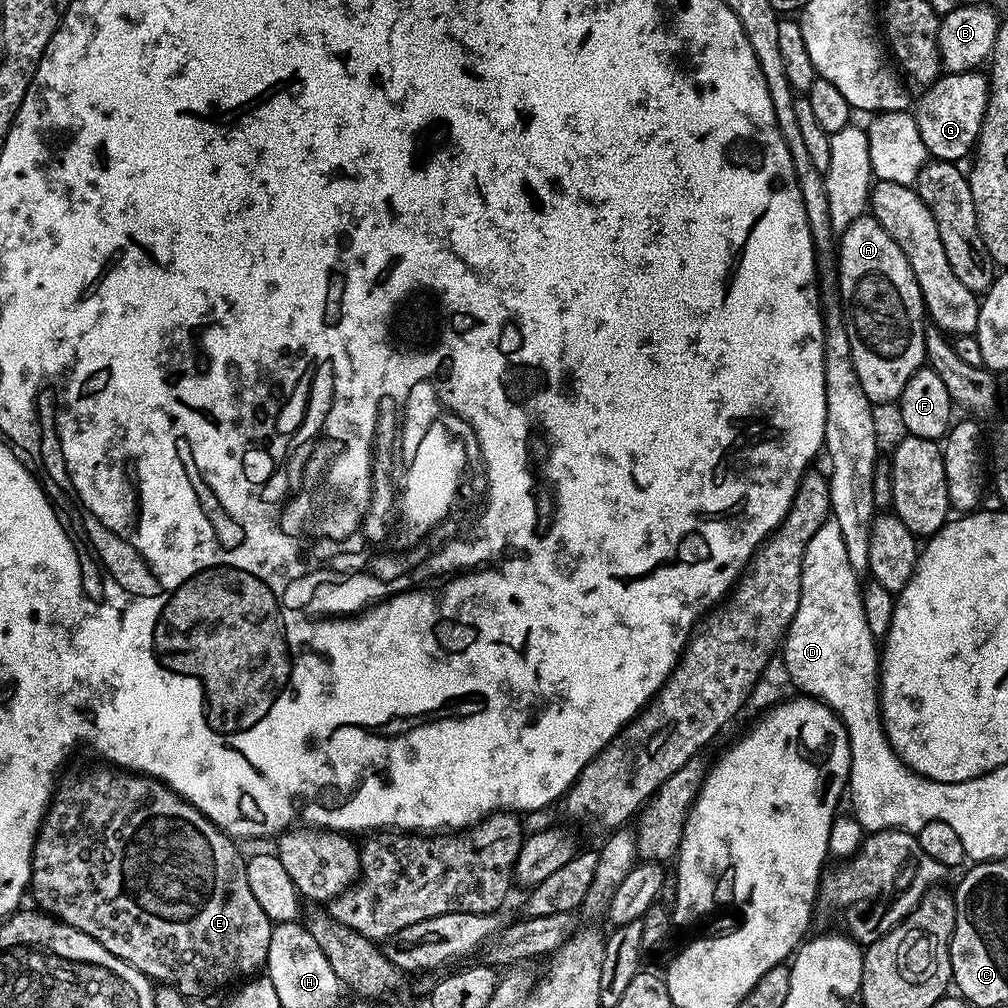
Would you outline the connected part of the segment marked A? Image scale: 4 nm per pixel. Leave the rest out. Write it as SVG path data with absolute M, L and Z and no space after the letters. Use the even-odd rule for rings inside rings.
M865 214L850 222L850 226L839 233L838 280L839 276L838 303L848 331L848 341L858 382L862 382L862 390L866 398L874 406L888 404L891 400L892 403L899 401L906 382L910 382L914 373L926 364L924 355L926 313L920 287L914 278L914 270L910 270L910 262L906 254L902 254L898 242L894 242L894 238L886 234L886 230L871 214Z

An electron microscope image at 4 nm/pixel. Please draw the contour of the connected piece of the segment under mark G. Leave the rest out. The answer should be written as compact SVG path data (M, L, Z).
M945 71L935 83L923 89L924 97L914 104L914 115L922 146L926 146L932 160L963 161L963 156L973 151L980 138L982 122L988 109L990 80L983 71Z

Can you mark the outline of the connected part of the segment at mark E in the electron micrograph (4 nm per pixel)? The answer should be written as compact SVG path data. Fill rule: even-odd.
M100 766L93 776L84 776L81 780L72 780L69 784L61 783L54 793L54 799L48 814L40 825L40 833L36 836L36 845L32 851L32 882L30 896L37 900L39 907L47 915L55 916L71 928L94 938L110 954L122 958L130 966L138 969L143 976L151 978L164 986L177 988L185 998L208 998L211 992L224 988L227 984L235 985L265 967L268 962L270 938L273 923L262 914L262 906L254 894L250 894L250 882L246 882L246 860L236 847L237 841L226 835L218 825L210 822L208 816L202 815L190 802L186 802L176 792L154 780L150 776L133 774L127 770L117 770L112 766Z

